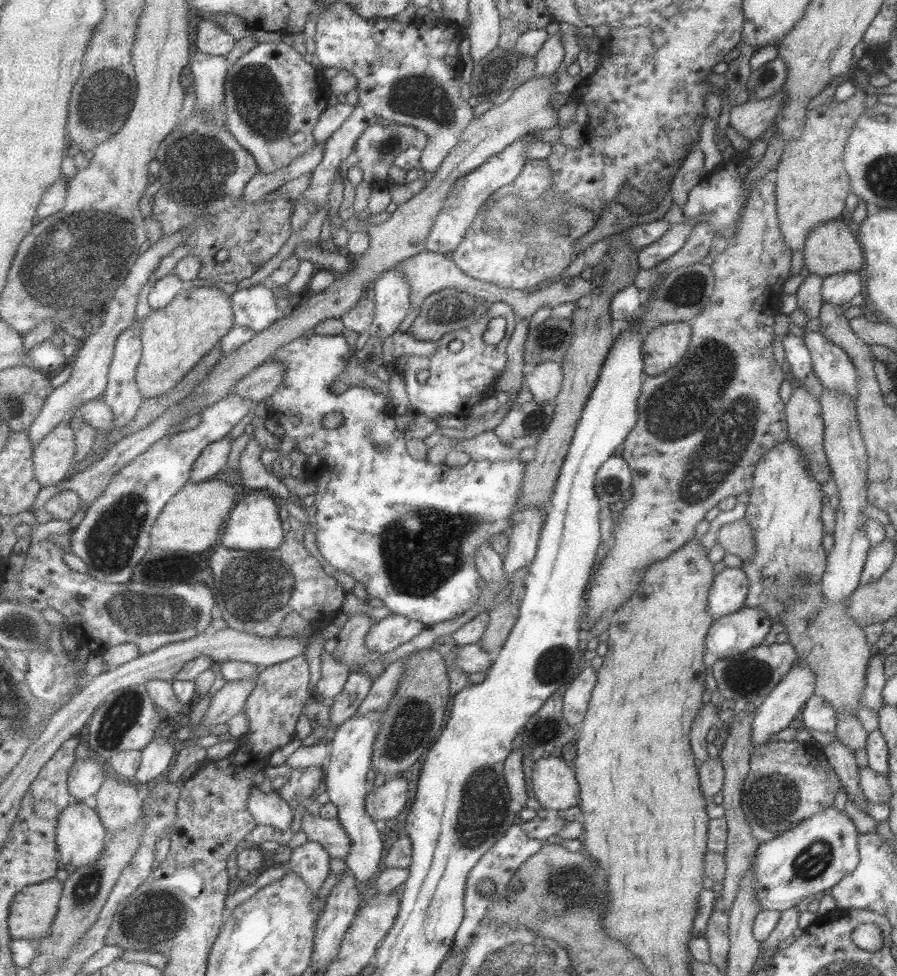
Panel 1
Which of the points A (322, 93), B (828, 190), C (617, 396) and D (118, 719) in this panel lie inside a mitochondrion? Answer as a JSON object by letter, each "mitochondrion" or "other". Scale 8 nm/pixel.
{"A":"other","B":"other","C":"other","D":"mitochondrion"}

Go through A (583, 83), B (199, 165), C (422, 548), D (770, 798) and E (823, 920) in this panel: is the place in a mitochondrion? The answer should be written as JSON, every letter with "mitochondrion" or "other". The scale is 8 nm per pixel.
{"A":"other","B":"mitochondrion","C":"mitochondrion","D":"mitochondrion","E":"other"}

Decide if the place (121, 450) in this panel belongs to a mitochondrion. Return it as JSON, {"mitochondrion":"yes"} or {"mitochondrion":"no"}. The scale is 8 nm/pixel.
{"mitochondrion":"no"}

